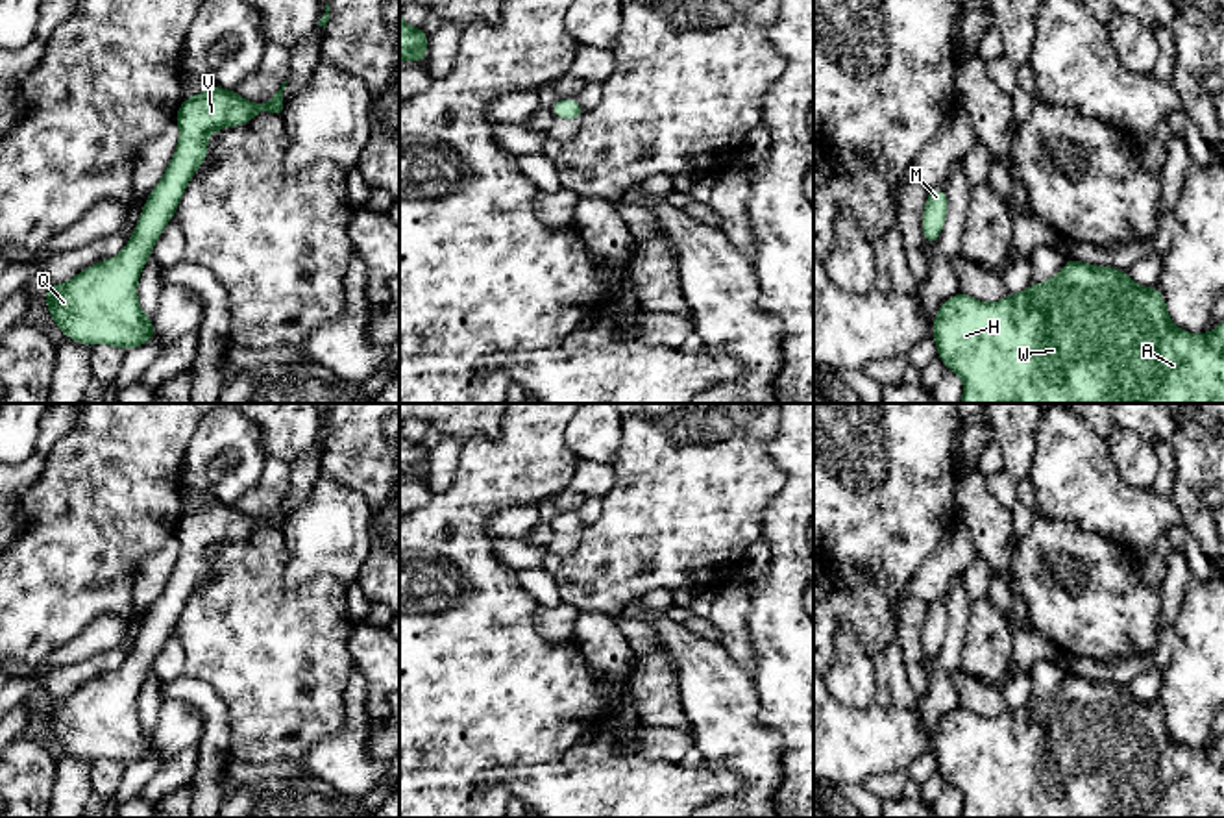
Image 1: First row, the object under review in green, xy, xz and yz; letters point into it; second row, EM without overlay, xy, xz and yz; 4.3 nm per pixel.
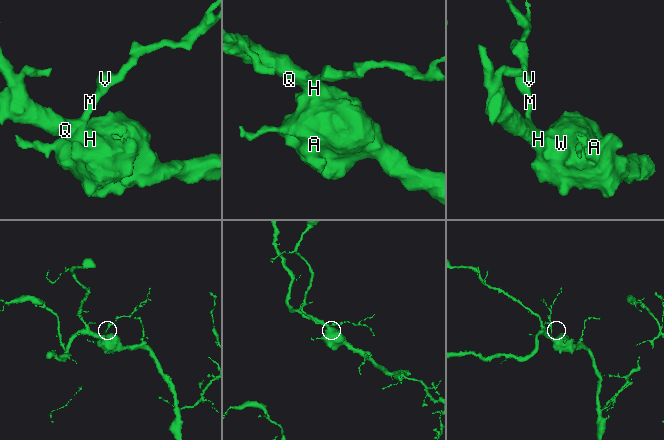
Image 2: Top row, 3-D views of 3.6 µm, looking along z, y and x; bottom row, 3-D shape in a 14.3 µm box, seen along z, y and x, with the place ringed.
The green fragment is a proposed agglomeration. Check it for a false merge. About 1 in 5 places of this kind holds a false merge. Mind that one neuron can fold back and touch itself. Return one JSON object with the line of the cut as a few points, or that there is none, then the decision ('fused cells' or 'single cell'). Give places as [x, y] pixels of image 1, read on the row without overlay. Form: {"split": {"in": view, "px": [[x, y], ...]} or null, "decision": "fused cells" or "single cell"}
{"split": null, "decision": "single cell"}

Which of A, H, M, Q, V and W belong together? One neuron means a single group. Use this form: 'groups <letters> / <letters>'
groups A H M Q V W

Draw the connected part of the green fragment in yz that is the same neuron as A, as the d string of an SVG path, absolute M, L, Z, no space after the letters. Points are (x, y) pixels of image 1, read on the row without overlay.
M1067 672L1054 692L1030 698L1022 707L1008 709L997 718L984 718L965 707L956 707L936 725L932 753L945 783L963 794L960 818L1224 818L1224 735L1209 748L1183 746L1172 738L1165 711L1156 700L1139 701L1132 696L1128 685L1108 679L1096 681Z

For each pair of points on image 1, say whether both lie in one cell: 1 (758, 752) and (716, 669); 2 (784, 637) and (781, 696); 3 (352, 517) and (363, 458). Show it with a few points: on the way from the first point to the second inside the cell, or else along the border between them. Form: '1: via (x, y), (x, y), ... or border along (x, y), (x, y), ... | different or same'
1: via (738, 731), (723, 717), (723, 706), (716, 689) | same
2: via (790, 652), (790, 681) | same
3: border along (322, 472), (355, 489), (365, 498), (368, 533) | different

